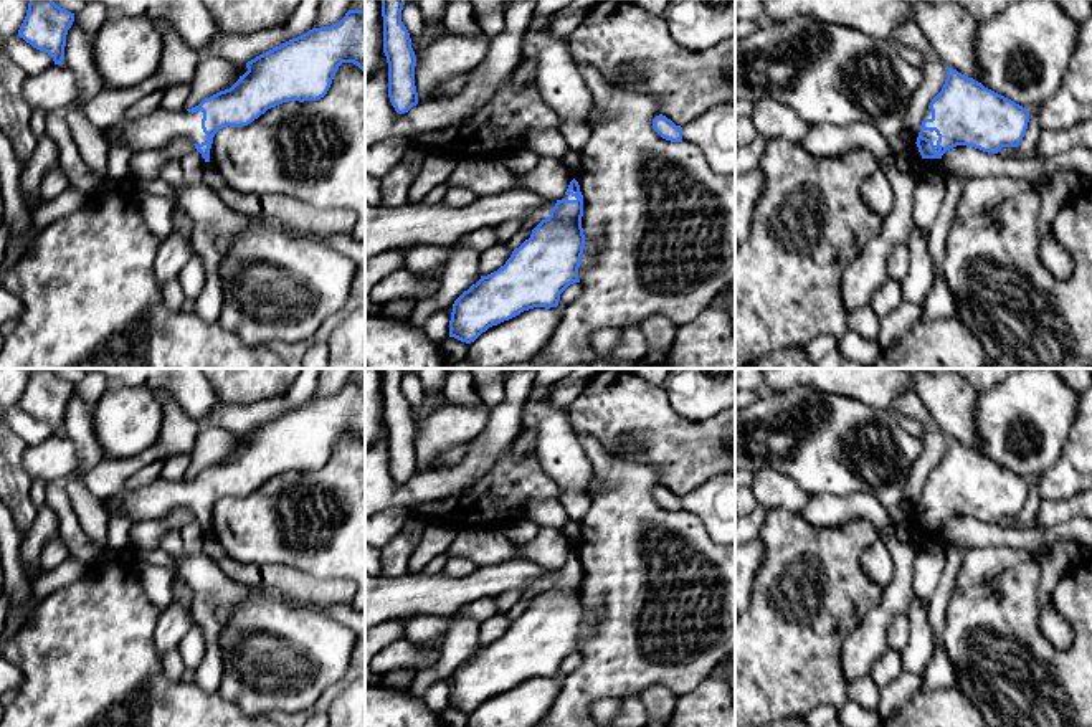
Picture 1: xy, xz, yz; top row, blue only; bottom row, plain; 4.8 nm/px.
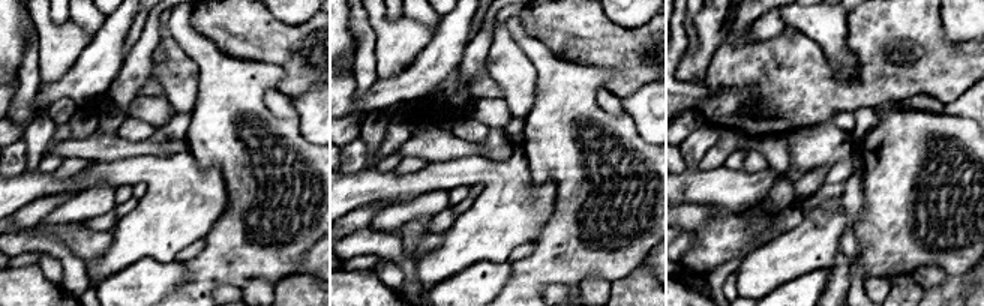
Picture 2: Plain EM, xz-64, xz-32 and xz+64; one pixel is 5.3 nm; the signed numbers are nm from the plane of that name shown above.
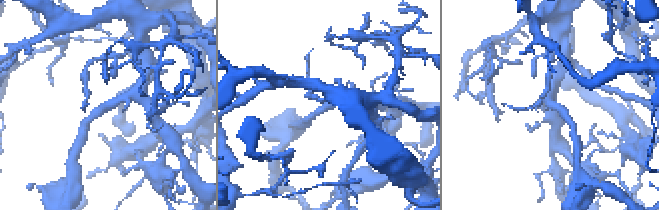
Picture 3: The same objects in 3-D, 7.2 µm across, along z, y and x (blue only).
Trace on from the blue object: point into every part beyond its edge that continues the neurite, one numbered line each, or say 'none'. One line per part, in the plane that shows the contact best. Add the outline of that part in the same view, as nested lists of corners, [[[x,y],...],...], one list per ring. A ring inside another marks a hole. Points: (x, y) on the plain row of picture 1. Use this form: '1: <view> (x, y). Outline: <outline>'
1: xy (161, 498). Outline: [[[159,478],[152,484],[107,499],[119,512],[124,512],[132,522],[162,519],[167,514],[187,509],[202,514],[208,506],[202,499],[203,482],[165,481]]]

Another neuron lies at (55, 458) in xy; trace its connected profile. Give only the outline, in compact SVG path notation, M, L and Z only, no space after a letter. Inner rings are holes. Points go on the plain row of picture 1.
M55 435L41 444L26 446L21 456L31 479L68 479L76 473L76 446L66 435Z

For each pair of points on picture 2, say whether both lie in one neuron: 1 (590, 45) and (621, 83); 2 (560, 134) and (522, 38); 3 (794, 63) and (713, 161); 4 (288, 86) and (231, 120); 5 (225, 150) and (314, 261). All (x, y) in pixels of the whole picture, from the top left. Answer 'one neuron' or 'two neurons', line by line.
1: one neuron
2: one neuron
3: two neurons
4: two neurons
5: two neurons

